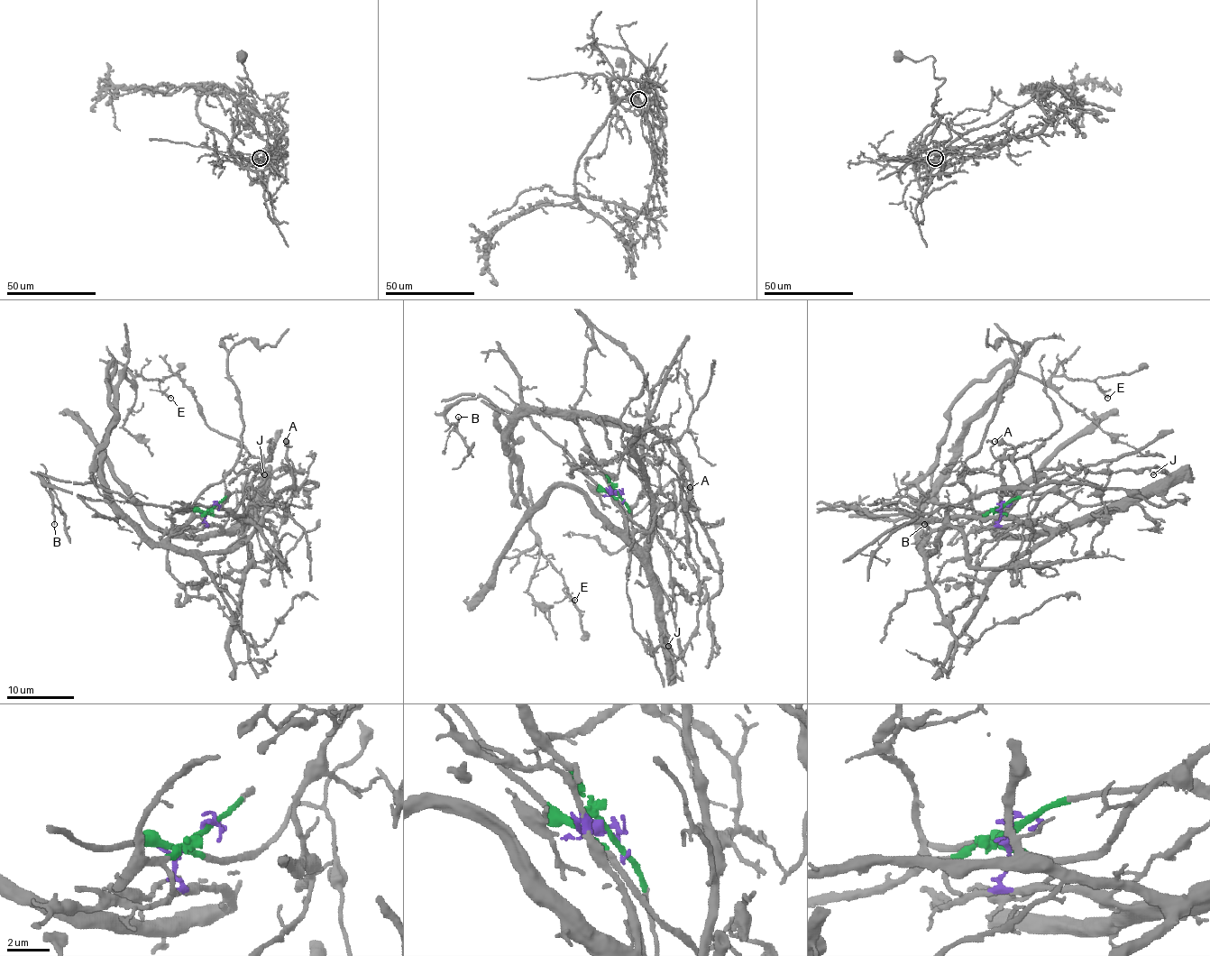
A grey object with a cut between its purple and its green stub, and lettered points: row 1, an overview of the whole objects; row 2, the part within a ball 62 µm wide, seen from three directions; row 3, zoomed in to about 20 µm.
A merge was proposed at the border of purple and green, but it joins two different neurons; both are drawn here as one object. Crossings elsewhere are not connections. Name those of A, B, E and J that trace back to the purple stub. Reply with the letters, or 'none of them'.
J

